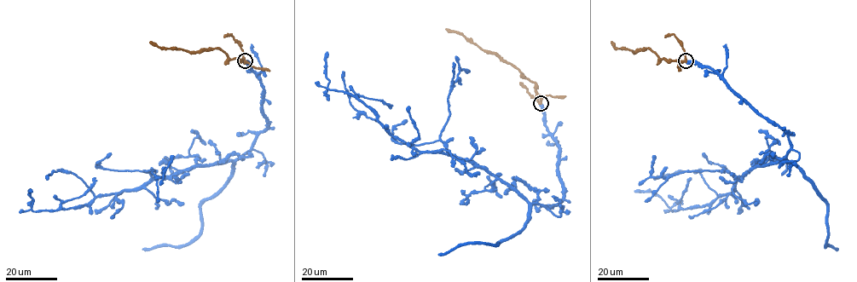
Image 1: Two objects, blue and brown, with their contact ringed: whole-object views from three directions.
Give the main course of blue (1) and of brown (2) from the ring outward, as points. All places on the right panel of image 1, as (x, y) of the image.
1: (686, 60), (709, 66), (786, 132), (790, 149), (703, 207), (673, 211), (634, 191)
2: (686, 60), (661, 59), (646, 48), (635, 52), (616, 48), (610, 42)

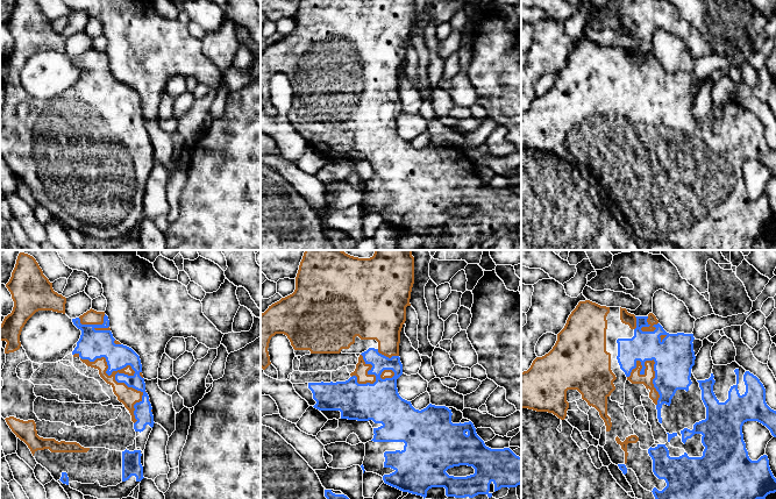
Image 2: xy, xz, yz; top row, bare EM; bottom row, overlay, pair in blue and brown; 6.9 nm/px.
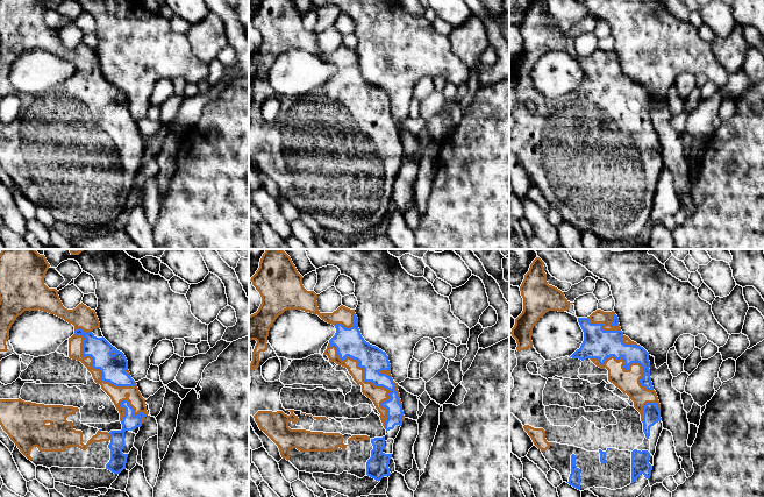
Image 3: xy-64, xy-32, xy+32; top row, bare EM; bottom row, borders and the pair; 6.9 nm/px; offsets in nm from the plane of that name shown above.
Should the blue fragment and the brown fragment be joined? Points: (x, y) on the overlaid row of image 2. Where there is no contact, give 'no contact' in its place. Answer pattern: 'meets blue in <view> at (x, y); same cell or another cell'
meets blue in xy at (115, 377); same cell

